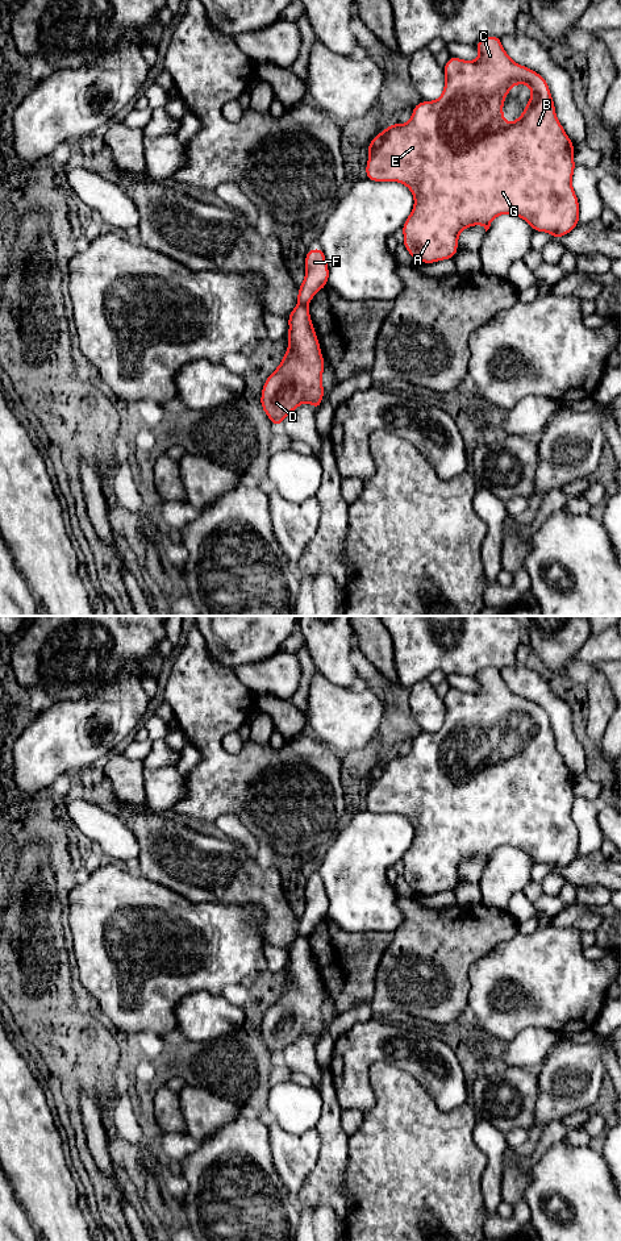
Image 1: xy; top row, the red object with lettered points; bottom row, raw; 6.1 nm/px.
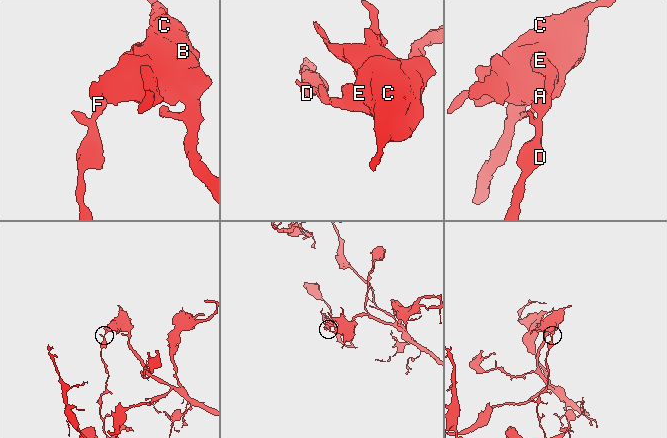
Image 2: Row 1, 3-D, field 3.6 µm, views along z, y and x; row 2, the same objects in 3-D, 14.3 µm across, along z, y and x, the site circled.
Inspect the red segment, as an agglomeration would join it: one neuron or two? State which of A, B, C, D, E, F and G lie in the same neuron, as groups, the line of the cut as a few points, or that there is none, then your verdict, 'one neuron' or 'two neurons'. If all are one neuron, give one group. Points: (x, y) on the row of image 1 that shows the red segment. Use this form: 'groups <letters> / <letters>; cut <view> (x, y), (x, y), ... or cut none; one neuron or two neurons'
groups A B C E F G / D; cut xy (299, 303), (307, 305); two neurons

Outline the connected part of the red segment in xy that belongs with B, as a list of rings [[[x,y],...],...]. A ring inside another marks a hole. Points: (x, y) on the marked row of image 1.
[[[488,36],[475,43],[479,58],[462,61],[450,57],[443,66],[445,89],[438,100],[420,101],[412,118],[403,125],[391,124],[368,143],[366,176],[372,182],[399,182],[414,196],[414,207],[404,221],[404,246],[414,261],[434,263],[453,259],[459,233],[482,224],[485,232],[503,213],[526,220],[535,232],[549,232],[553,238],[568,234],[579,225],[579,200],[572,188],[574,143],[557,118],[555,105],[543,76],[513,62],[500,37]],[[514,84],[528,84],[532,97],[524,113],[508,124],[503,114],[504,99]]]

